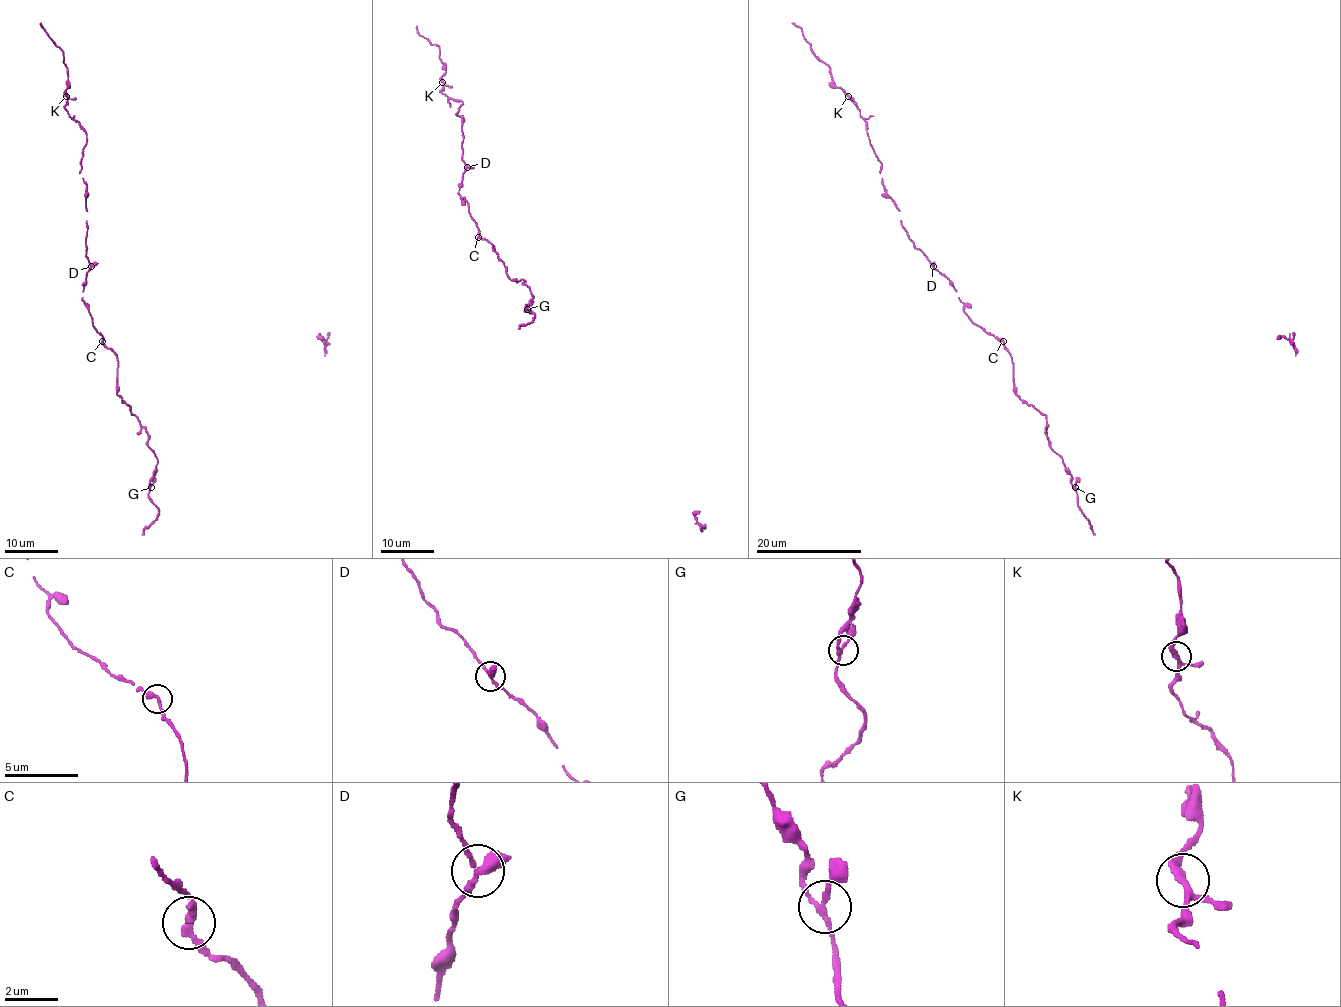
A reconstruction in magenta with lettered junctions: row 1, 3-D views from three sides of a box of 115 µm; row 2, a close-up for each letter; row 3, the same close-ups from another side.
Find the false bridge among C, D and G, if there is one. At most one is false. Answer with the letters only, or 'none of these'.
none of these

